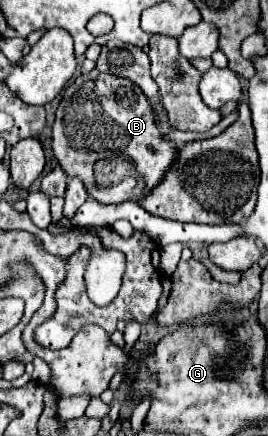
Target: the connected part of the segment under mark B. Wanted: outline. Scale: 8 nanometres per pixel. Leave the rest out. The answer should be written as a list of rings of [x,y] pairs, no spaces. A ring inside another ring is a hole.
[[[91,70],[75,78],[61,98],[53,122],[53,154],[67,174],[55,166],[41,180],[41,192],[47,196],[65,196],[67,176],[77,176],[83,180],[89,196],[103,204],[119,204],[125,200],[143,200],[143,196],[147,196],[165,178],[171,164],[175,164],[177,146],[175,142],[165,140],[165,134],[157,126],[157,114],[137,84],[115,74]]]

